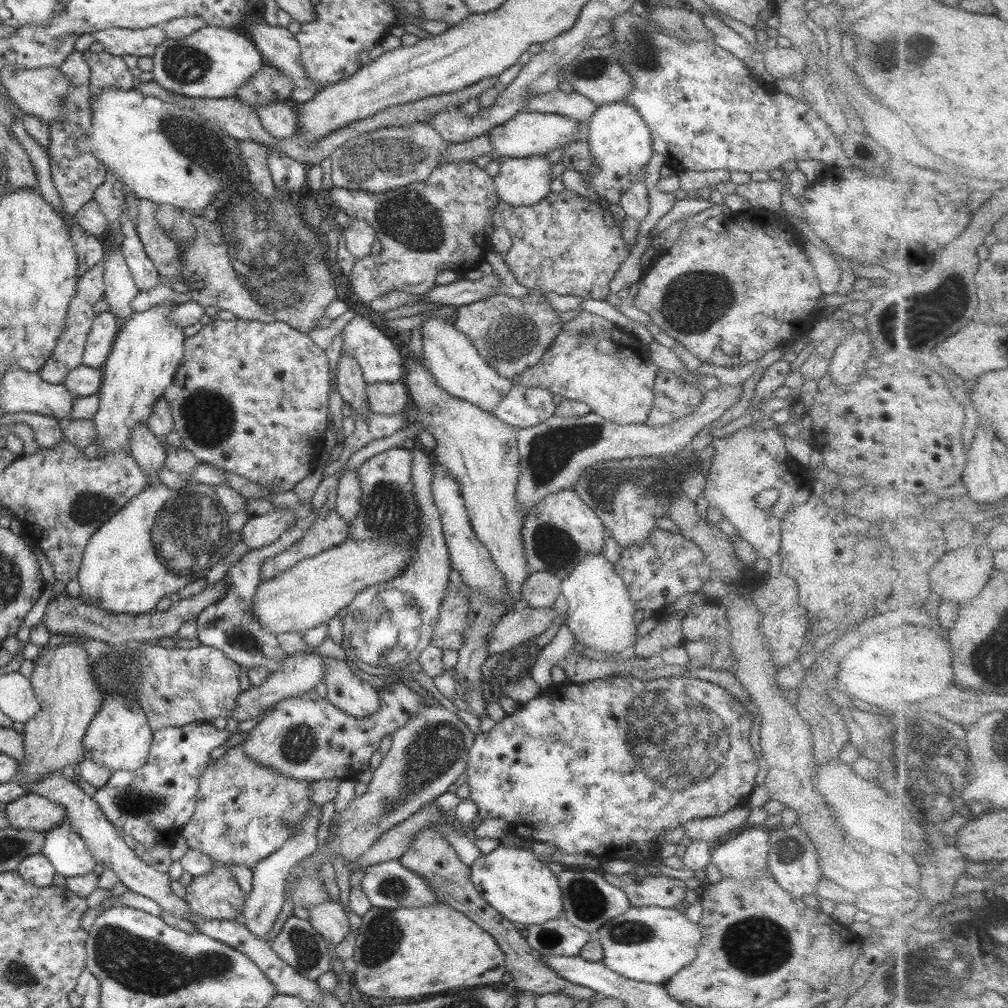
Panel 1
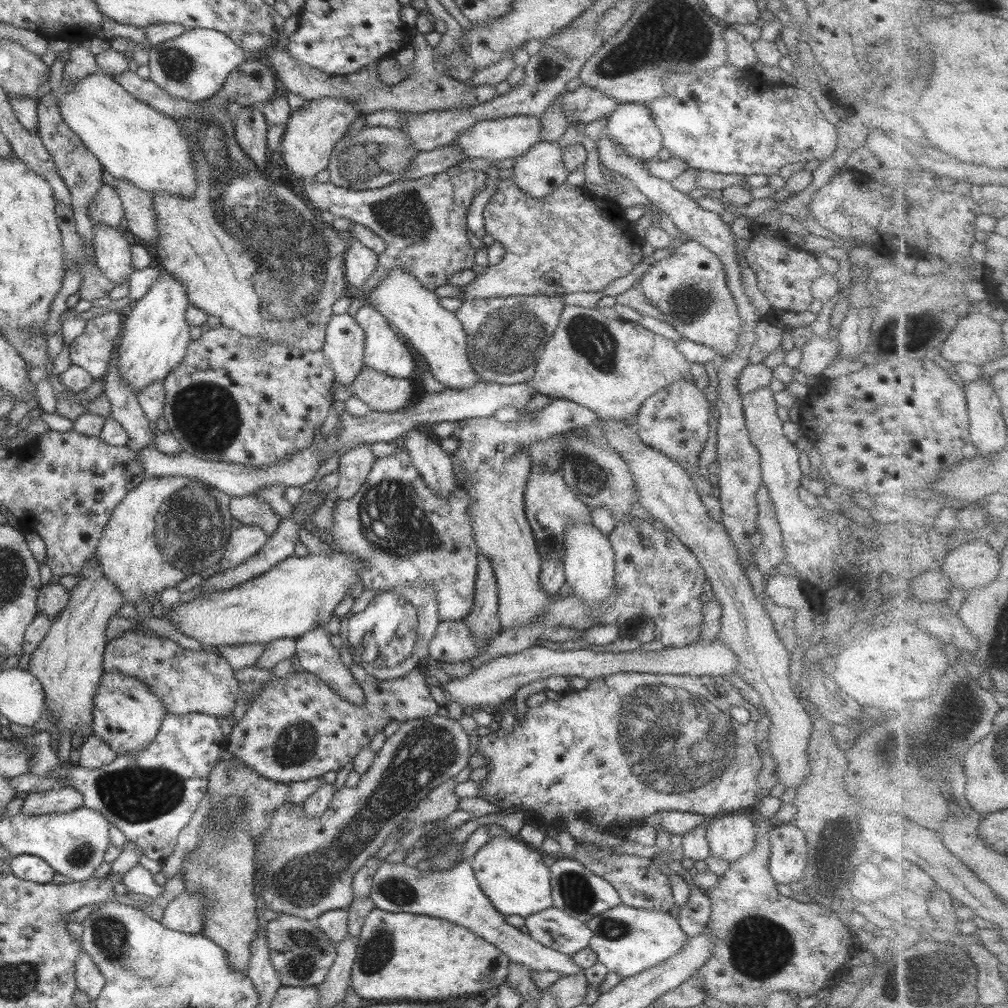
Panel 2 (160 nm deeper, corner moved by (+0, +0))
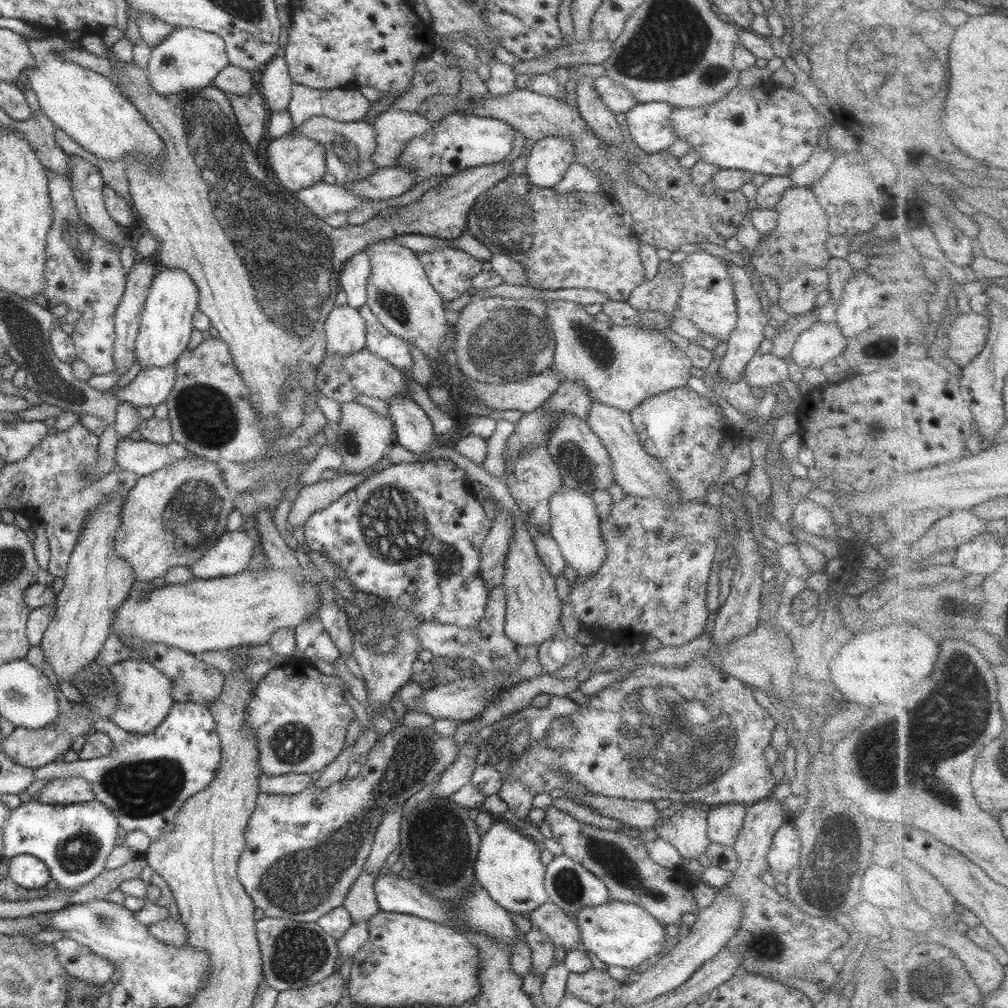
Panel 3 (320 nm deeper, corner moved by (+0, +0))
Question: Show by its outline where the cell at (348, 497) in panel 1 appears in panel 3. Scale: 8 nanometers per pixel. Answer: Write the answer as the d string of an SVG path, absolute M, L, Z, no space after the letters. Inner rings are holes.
M356 401L340 403L340 422L338 428L338 441L340 441L339 454L343 459L343 470L346 474L364 474L368 468L374 468L376 462L387 457L394 445L395 433L393 423L388 415L376 414L374 410L360 406Z

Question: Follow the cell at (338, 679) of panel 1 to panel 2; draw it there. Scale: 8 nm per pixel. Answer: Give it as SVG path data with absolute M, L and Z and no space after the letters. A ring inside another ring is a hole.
M317 628L296 638L296 655L304 671L319 676L336 694L350 704L364 704L364 692L354 680L351 670L340 659L325 628Z

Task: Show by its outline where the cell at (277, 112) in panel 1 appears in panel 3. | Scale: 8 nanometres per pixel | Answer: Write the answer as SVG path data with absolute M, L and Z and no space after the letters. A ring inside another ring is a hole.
M275 56L258 73L258 86L265 97L269 112L283 111L288 108L292 85L290 71L284 57Z

